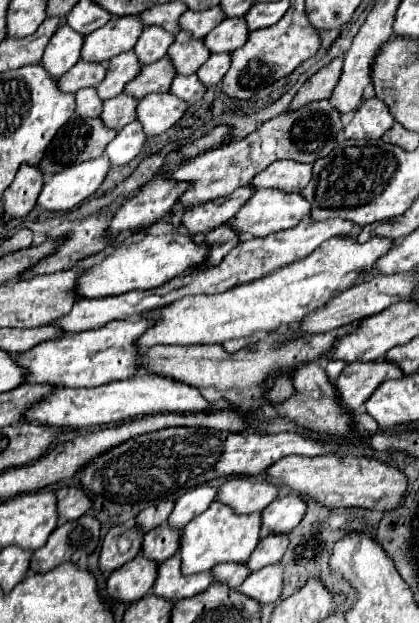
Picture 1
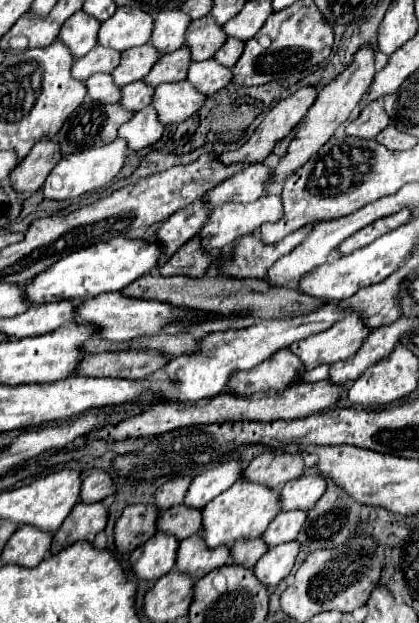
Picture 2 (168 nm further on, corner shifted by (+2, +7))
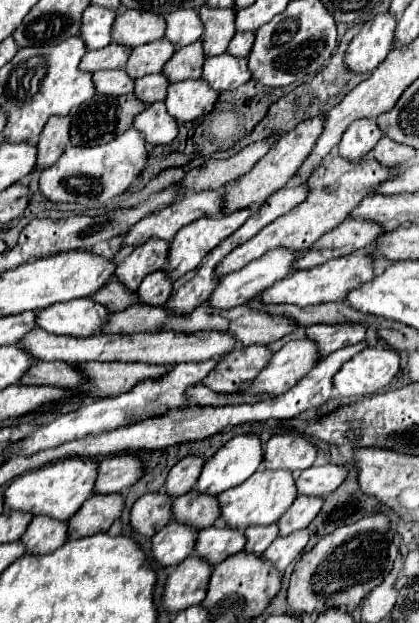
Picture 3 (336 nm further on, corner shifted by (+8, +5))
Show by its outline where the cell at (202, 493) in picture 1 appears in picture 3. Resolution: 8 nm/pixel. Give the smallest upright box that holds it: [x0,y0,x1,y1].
[196,435,264,495]

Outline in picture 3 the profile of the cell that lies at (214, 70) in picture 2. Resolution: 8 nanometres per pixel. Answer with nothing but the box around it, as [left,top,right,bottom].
[202,53,250,91]

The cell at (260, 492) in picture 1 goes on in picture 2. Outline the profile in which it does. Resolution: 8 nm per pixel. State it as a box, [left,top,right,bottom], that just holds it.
[242,451,304,491]

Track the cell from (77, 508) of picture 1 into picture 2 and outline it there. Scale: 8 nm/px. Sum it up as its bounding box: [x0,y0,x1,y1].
[80,469,116,503]

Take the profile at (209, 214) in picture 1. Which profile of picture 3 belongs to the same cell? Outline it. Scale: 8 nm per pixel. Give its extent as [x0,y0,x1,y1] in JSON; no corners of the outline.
[116,239,168,291]

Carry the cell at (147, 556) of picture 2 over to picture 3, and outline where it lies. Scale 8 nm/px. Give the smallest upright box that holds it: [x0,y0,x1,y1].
[152,519,198,567]

